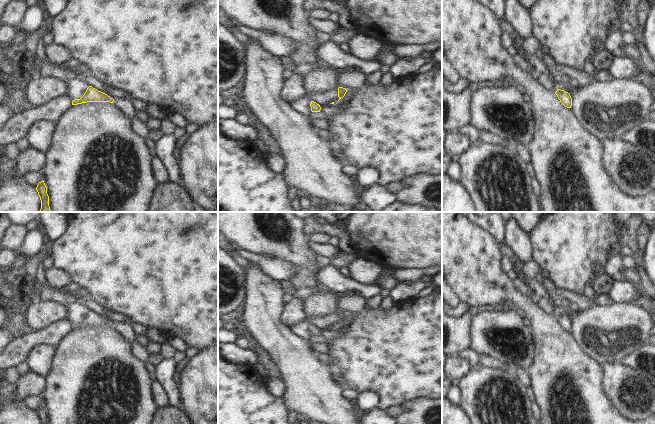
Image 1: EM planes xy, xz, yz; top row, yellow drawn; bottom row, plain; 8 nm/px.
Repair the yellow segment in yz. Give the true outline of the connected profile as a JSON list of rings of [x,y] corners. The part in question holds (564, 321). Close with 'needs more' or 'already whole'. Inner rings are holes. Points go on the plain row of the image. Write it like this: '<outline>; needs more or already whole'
[[[554,307],[553,316],[557,319],[560,326],[567,332],[571,332],[572,330],[572,322],[568,317],[567,312],[565,311],[564,307]]]; needs more

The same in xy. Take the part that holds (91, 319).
[[[72,302],[64,305],[67,312],[67,319],[72,323],[72,329],[87,327],[87,326],[110,326],[114,323],[107,318],[98,315],[89,310],[85,305],[77,302]]]; needs more

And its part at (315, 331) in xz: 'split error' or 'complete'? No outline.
split error

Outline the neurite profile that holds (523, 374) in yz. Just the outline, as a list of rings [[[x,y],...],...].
[[[520,367],[518,368],[516,374],[520,382],[524,384],[527,388],[531,386],[530,373],[527,369]]]

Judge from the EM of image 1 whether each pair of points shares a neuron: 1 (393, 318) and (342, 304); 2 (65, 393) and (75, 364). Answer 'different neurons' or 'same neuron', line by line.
1: different neurons
2: same neuron

